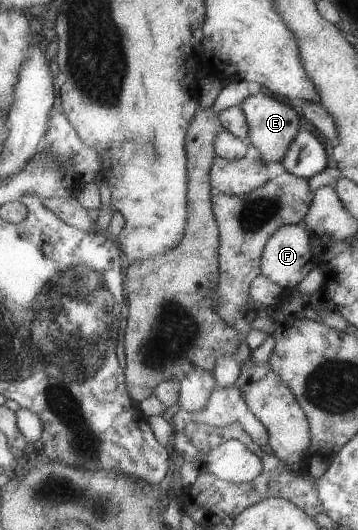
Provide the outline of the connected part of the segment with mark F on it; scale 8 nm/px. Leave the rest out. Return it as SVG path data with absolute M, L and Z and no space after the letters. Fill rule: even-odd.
M285 224L272 235L264 249L262 273L285 291L294 291L313 271L316 258L312 250L311 231L301 224Z

